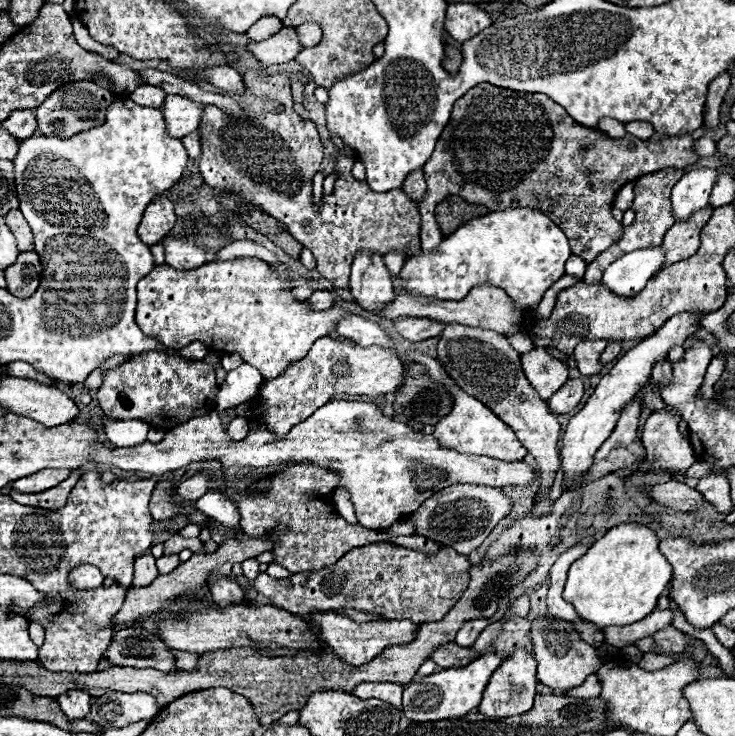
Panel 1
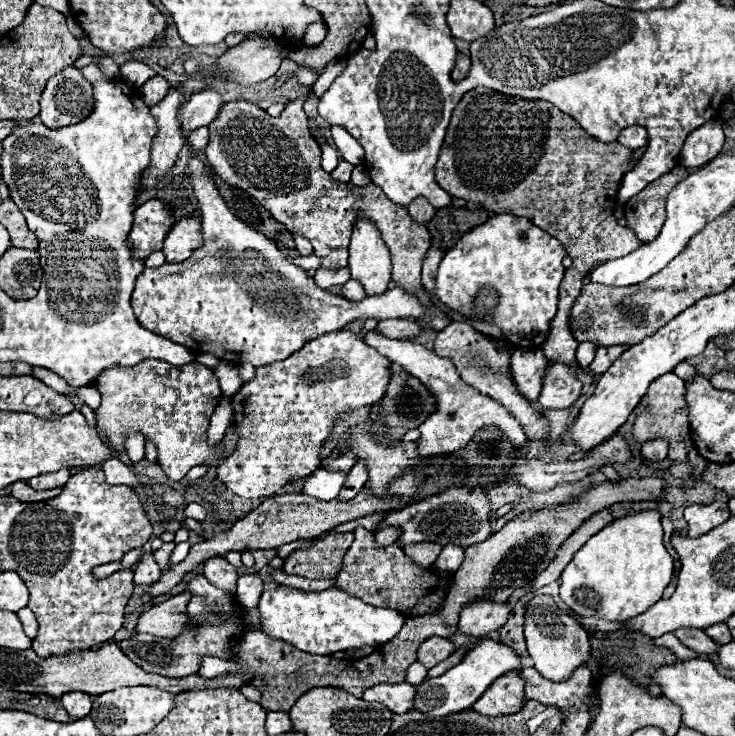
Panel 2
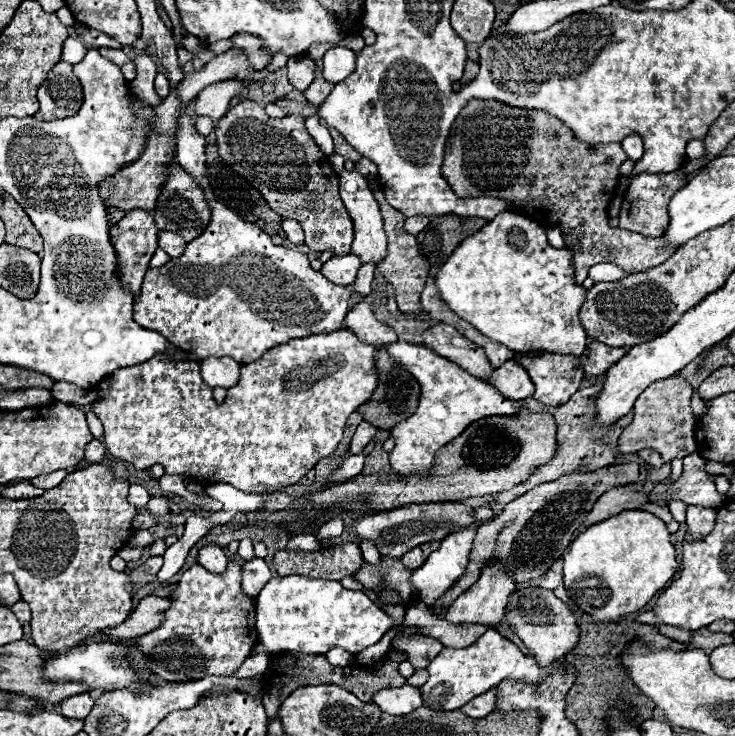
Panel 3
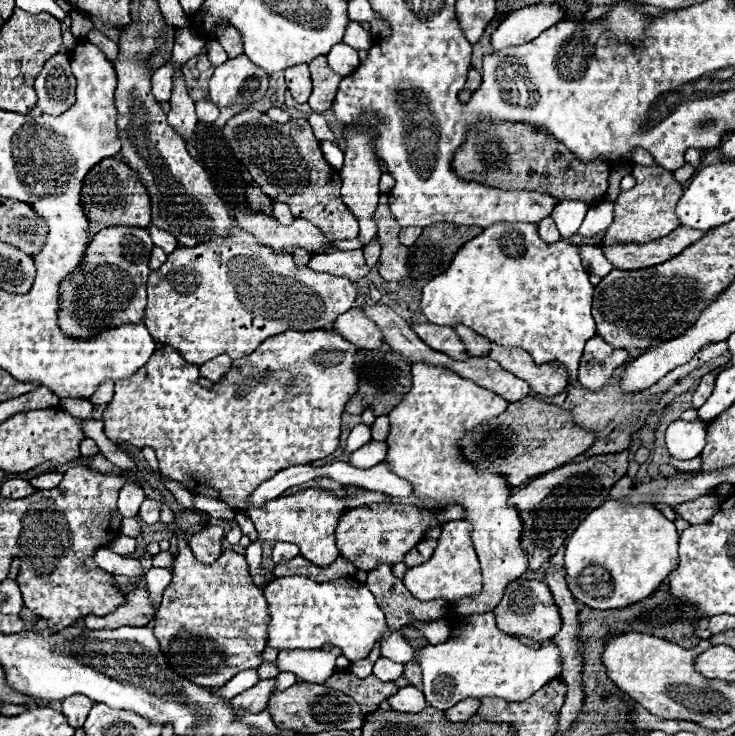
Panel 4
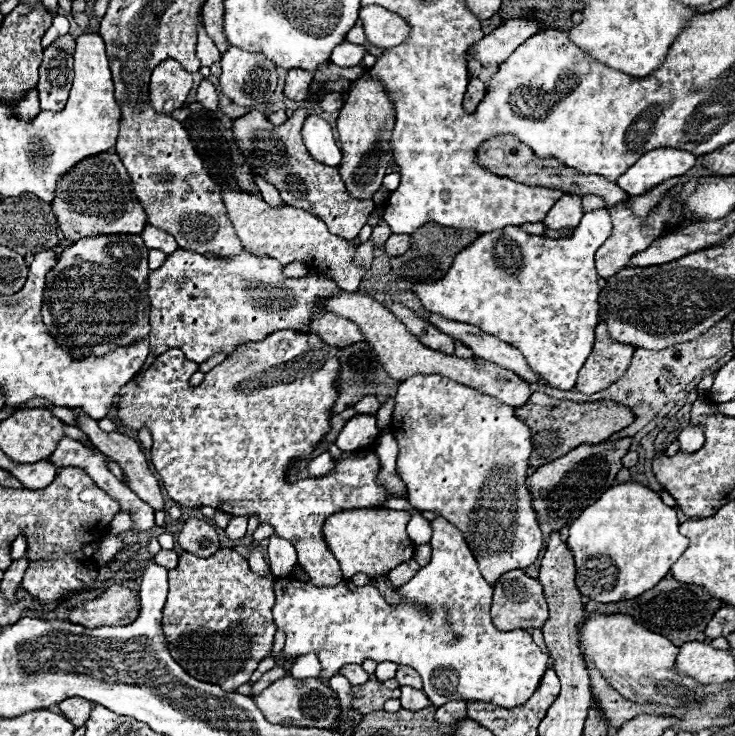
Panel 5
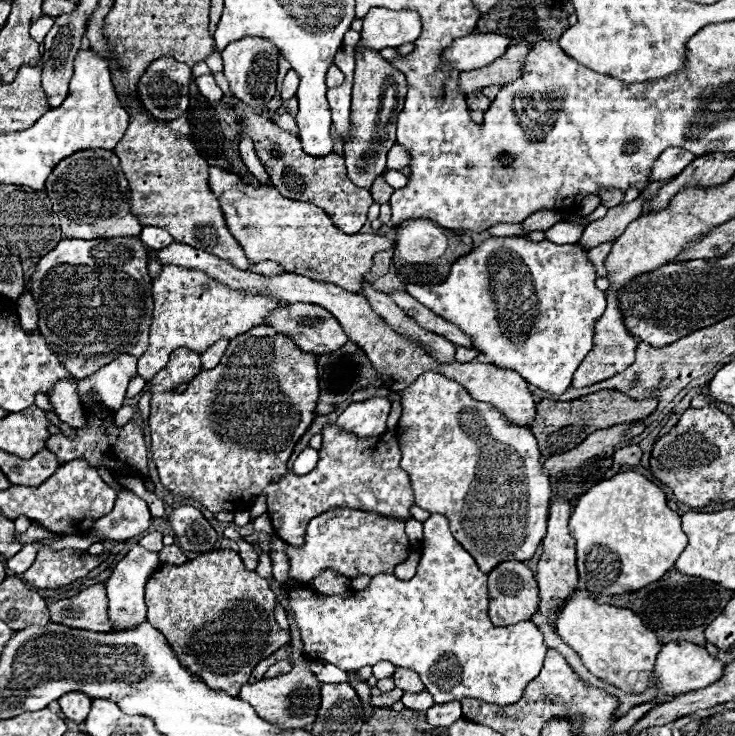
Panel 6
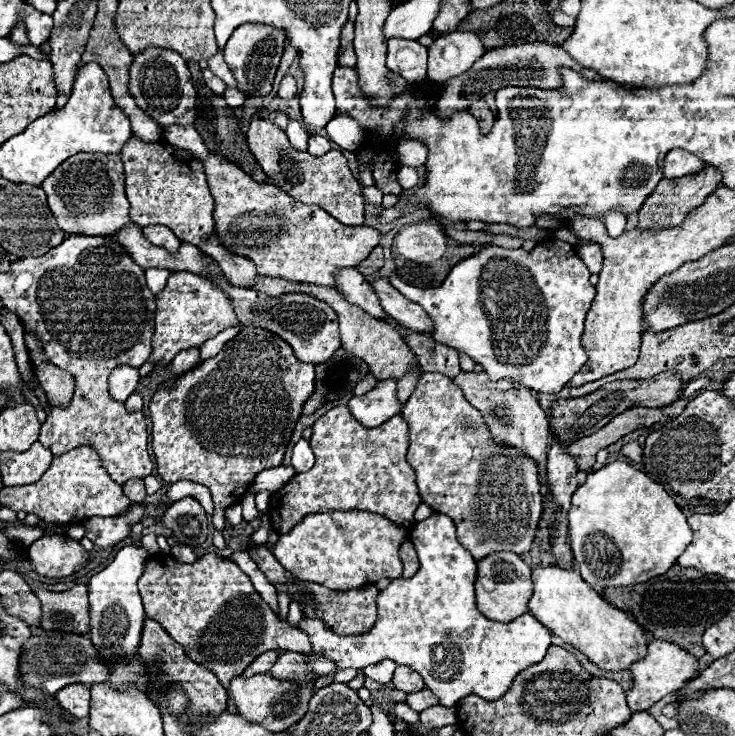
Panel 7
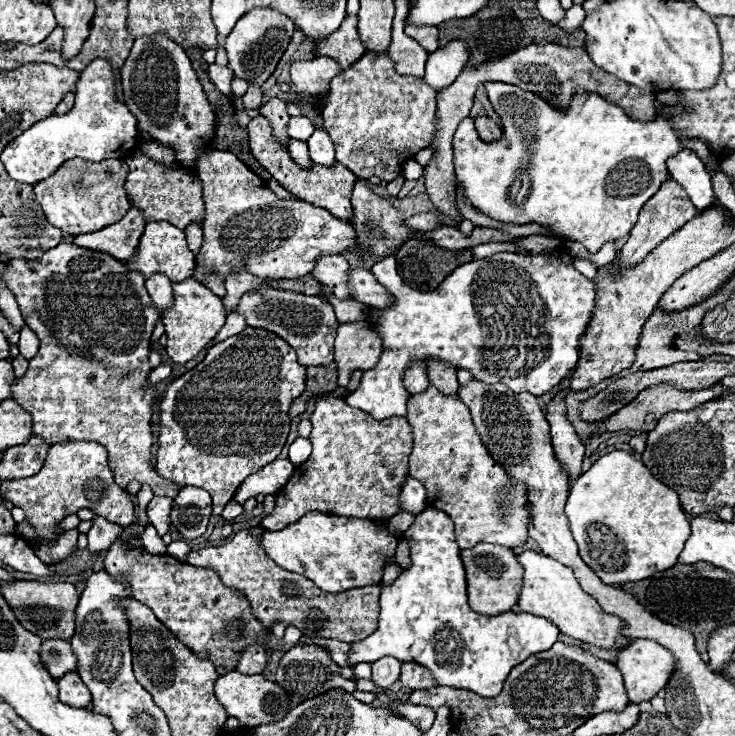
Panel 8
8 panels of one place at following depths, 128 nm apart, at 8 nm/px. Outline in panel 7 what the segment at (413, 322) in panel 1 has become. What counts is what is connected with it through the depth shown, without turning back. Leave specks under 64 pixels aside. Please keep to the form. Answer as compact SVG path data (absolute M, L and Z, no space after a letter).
M216 280L212 282L232 298L234 312L242 322L242 326L260 326L278 334L282 340L286 340L292 346L298 360L304 360L310 364L322 364L340 348L338 318L328 304L306 294L284 294L280 298L270 298L254 290L232 288L226 282L216 282Z

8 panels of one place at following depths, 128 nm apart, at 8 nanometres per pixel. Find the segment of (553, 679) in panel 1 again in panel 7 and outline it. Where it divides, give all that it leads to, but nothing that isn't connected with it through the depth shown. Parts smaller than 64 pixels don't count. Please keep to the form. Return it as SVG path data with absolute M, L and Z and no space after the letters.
M500 552L478 560L478 580L476 580L476 604L480 612L494 622L508 622L516 616L528 612L528 602L532 598L532 570L518 554Z

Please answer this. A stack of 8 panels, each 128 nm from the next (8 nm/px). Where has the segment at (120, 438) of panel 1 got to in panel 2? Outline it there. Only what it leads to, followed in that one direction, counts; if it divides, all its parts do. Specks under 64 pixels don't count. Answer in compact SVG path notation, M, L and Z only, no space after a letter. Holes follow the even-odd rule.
M92 386L76 388L76 396L78 396L84 404L88 404L92 410L94 410L96 406L100 406L100 394L98 394L98 390L92 388ZM132 432L132 434L126 434L126 454L130 458L130 462L140 462L142 456L144 456L144 436Z

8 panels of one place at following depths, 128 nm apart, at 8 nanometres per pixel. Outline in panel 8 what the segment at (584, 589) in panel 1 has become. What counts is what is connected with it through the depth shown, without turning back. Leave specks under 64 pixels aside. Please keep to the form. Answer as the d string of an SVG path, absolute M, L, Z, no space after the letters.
M624 450L604 454L592 464L588 472L584 472L574 482L566 504L566 516L578 542L580 558L592 568L592 572L600 580L604 580L604 584L636 582L672 568L678 562L678 556L690 536L690 522L678 494L656 480L640 460Z

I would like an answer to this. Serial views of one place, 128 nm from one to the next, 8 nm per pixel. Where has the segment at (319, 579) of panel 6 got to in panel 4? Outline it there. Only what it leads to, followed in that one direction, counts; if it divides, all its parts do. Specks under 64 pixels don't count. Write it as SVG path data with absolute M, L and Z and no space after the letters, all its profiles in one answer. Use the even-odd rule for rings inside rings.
M310 330L310 332L284 332L278 336L272 336L268 340L264 340L258 350L254 350L252 354L234 360L230 372L224 376L224 380L214 384L214 390L202 388L198 384L190 384L190 392L180 392L180 390L168 390L170 386L162 386L156 390L154 386L154 378L146 380L146 368L154 368L154 362L162 362L162 356L170 356L170 346L164 346L160 350L156 350L152 354L152 358L148 360L148 364L144 364L140 370L136 370L128 380L116 380L116 392L110 404L106 404L104 412L102 412L102 420L104 420L104 432L106 436L114 442L114 444L132 444L138 450L150 446L154 448L158 462L160 462L160 470L166 478L174 478L178 482L182 482L192 494L202 494L206 498L216 498L222 500L230 506L244 506L246 498L256 490L258 484L270 480L274 474L278 474L280 470L286 470L290 466L306 466L318 458L326 458L328 454L332 454L338 446L340 446L340 418L344 414L344 408L348 404L348 400L352 400L352 396L356 394L358 388L358 376L356 376L356 346L350 344L348 340L344 340L340 334L334 334L332 330ZM346 486L346 494L338 497L332 492L309 488L294 494L294 496L284 496L270 500L264 508L242 508L240 512L248 514L260 534L260 540L274 540L274 542L294 542L300 546L300 554L314 562L316 566L328 566L332 564L340 552L336 552L336 524L338 518L344 514L346 498L349 495L362 491L356 486Z

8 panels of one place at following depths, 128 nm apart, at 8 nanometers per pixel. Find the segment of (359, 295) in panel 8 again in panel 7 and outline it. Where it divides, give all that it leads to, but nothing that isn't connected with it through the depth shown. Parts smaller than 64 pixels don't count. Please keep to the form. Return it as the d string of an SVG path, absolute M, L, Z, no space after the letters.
M376 280L372 286L380 298L380 304L394 320L418 332L434 332L432 318L416 302L410 302L400 292L396 292L388 280Z

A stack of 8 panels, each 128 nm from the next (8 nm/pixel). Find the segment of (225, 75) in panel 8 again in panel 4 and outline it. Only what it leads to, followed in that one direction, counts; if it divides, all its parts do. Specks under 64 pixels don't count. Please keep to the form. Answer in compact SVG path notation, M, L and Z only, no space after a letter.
M200 100L200 102L196 104L196 116L198 116L198 120L200 120L202 124L210 124L210 122L214 122L214 120L218 118L218 110L216 110L216 106L210 104L208 100Z

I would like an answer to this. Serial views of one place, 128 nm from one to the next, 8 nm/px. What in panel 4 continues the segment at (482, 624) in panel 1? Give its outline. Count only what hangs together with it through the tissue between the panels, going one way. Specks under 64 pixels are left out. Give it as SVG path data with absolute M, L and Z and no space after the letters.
M428 362L414 364L412 386L414 388L402 400L402 404L388 414L390 436L386 440L386 462L396 476L414 486L414 494L418 498L458 502L466 508L466 520L474 524L472 538L482 566L482 592L468 596L466 600L450 602L444 618L492 612L502 600L504 588L526 572L528 556L520 546L522 522L516 508L508 508L510 488L504 484L504 476L494 476L488 470L478 470L468 464L458 450L458 440L466 430L482 424L484 420L496 418L500 412L504 412L504 408L508 408L510 402L492 390L484 390L472 380L458 376L456 372L432 366Z

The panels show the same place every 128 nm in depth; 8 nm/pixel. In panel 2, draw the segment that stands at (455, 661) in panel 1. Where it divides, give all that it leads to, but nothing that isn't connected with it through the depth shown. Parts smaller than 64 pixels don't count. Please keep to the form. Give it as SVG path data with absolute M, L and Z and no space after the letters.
M430 638L426 640L422 646L420 646L420 652L418 652L418 662L422 662L426 668L434 668L436 664L444 662L448 656L452 656L456 650L456 646L446 640L446 638Z

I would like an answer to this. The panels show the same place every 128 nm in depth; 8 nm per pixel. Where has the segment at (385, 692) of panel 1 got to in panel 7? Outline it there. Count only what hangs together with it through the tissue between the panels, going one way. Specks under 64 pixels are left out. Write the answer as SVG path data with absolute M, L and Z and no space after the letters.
M424 688L424 690L420 690L420 692L412 692L412 694L408 694L408 698L406 698L406 704L408 704L412 710L416 710L416 712L422 712L424 708L435 706L438 703L438 698L436 698L428 688Z

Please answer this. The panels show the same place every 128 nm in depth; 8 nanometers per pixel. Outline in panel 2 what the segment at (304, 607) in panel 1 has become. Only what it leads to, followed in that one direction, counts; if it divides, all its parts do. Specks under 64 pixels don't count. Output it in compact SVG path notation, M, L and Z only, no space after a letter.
M356 528L354 536L356 538L344 556L342 568L334 576L334 588L344 590L372 606L398 610L404 618L426 616L440 610L452 578L440 576L436 568L420 568L410 556L402 552L400 546L378 546L374 532Z

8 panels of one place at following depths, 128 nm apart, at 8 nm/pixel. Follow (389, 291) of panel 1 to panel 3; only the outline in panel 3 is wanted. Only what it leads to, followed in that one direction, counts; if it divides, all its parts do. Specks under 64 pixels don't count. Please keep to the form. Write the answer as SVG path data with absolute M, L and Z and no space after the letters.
M340 172L340 196L344 200L344 206L350 212L350 218L354 222L354 242L352 242L352 252L358 256L360 264L374 264L378 266L380 260L384 260L388 244L386 244L386 234L382 230L382 216L378 210L378 202L372 196L372 190L368 188L368 180L354 172Z

